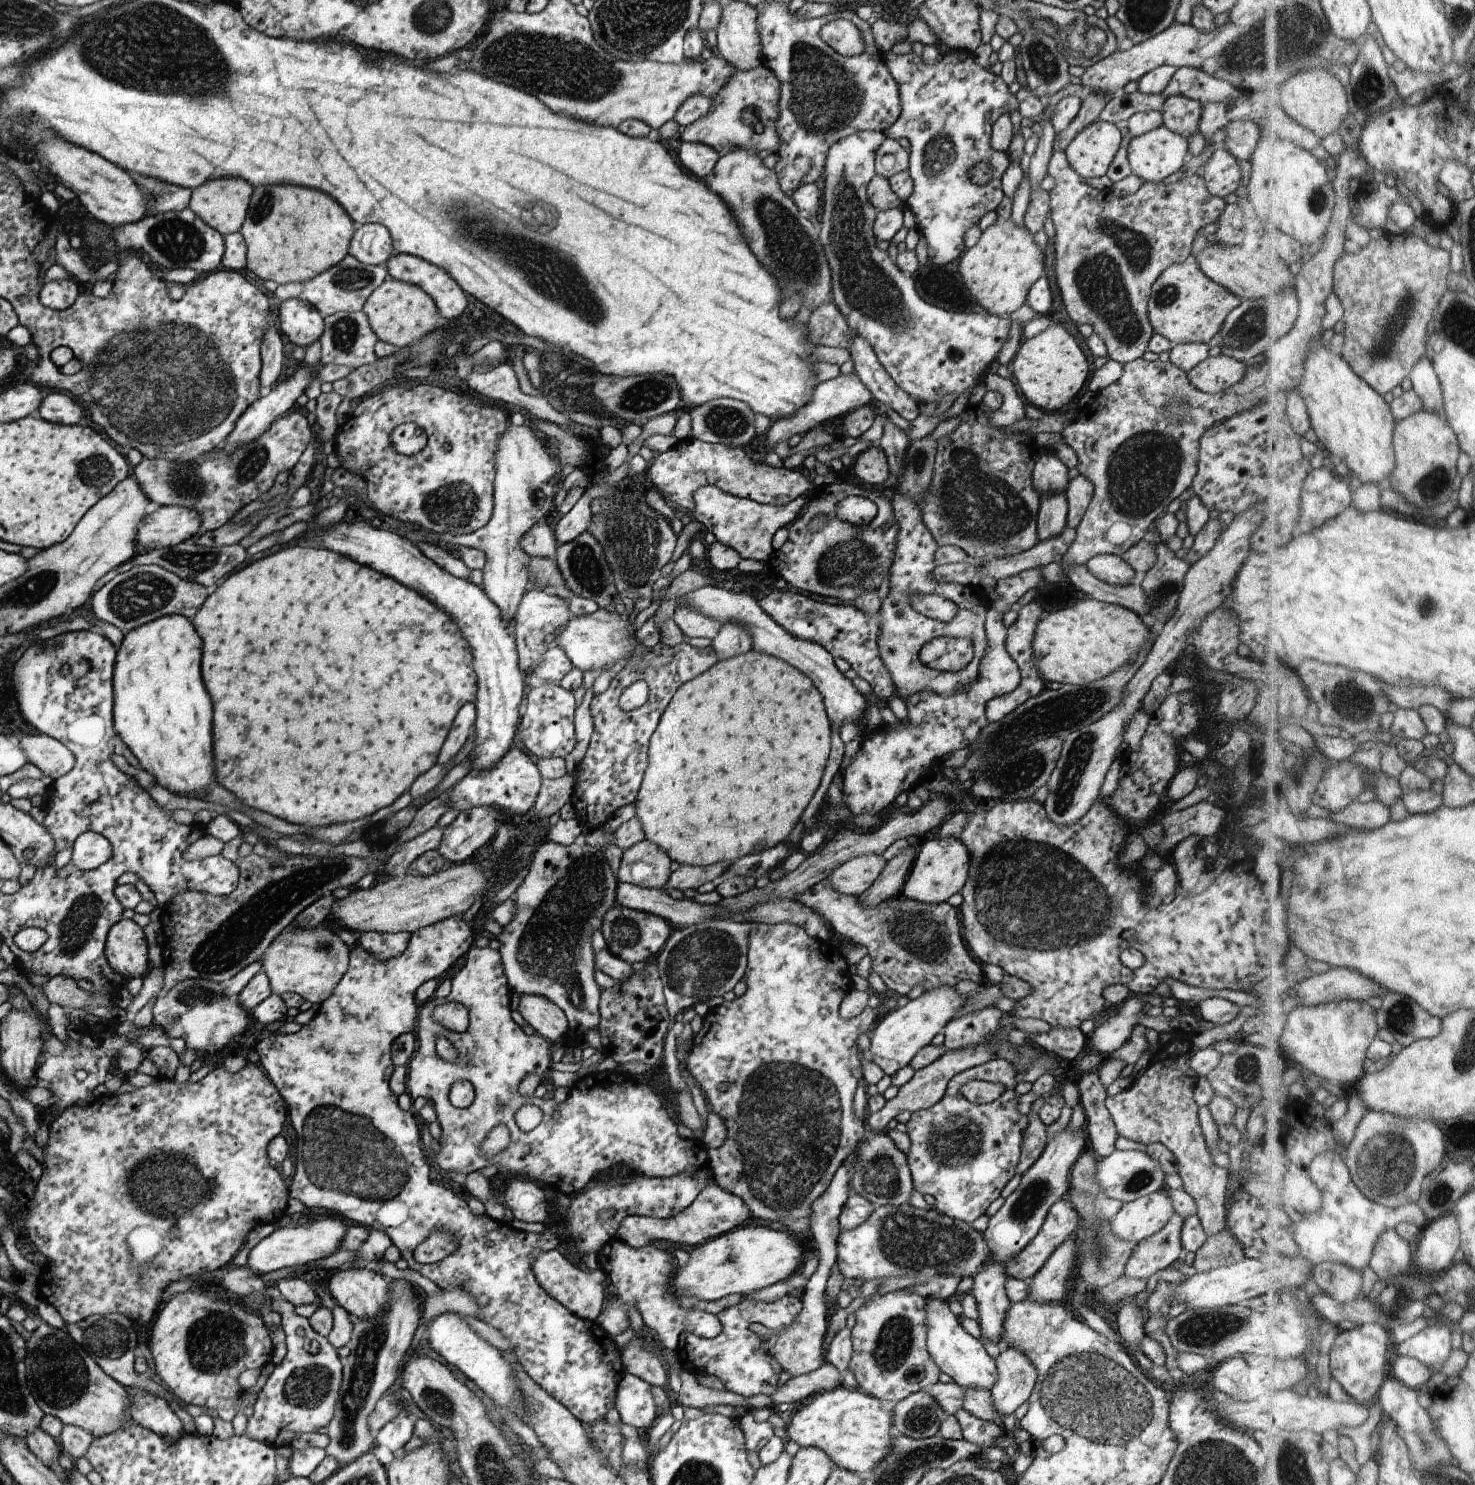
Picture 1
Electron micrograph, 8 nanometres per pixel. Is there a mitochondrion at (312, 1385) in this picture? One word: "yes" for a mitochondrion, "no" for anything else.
yes

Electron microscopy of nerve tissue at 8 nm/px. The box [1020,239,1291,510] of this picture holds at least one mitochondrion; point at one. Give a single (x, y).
(1242, 338)

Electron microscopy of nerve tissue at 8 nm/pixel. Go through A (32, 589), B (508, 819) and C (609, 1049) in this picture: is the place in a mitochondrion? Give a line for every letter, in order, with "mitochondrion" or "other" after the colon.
A: mitochondrion
B: other
C: other

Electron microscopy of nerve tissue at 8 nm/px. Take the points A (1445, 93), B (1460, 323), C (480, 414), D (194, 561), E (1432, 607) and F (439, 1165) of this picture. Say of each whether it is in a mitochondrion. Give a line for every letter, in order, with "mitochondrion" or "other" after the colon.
A: other
B: mitochondrion
C: other
D: mitochondrion
E: mitochondrion
F: other

